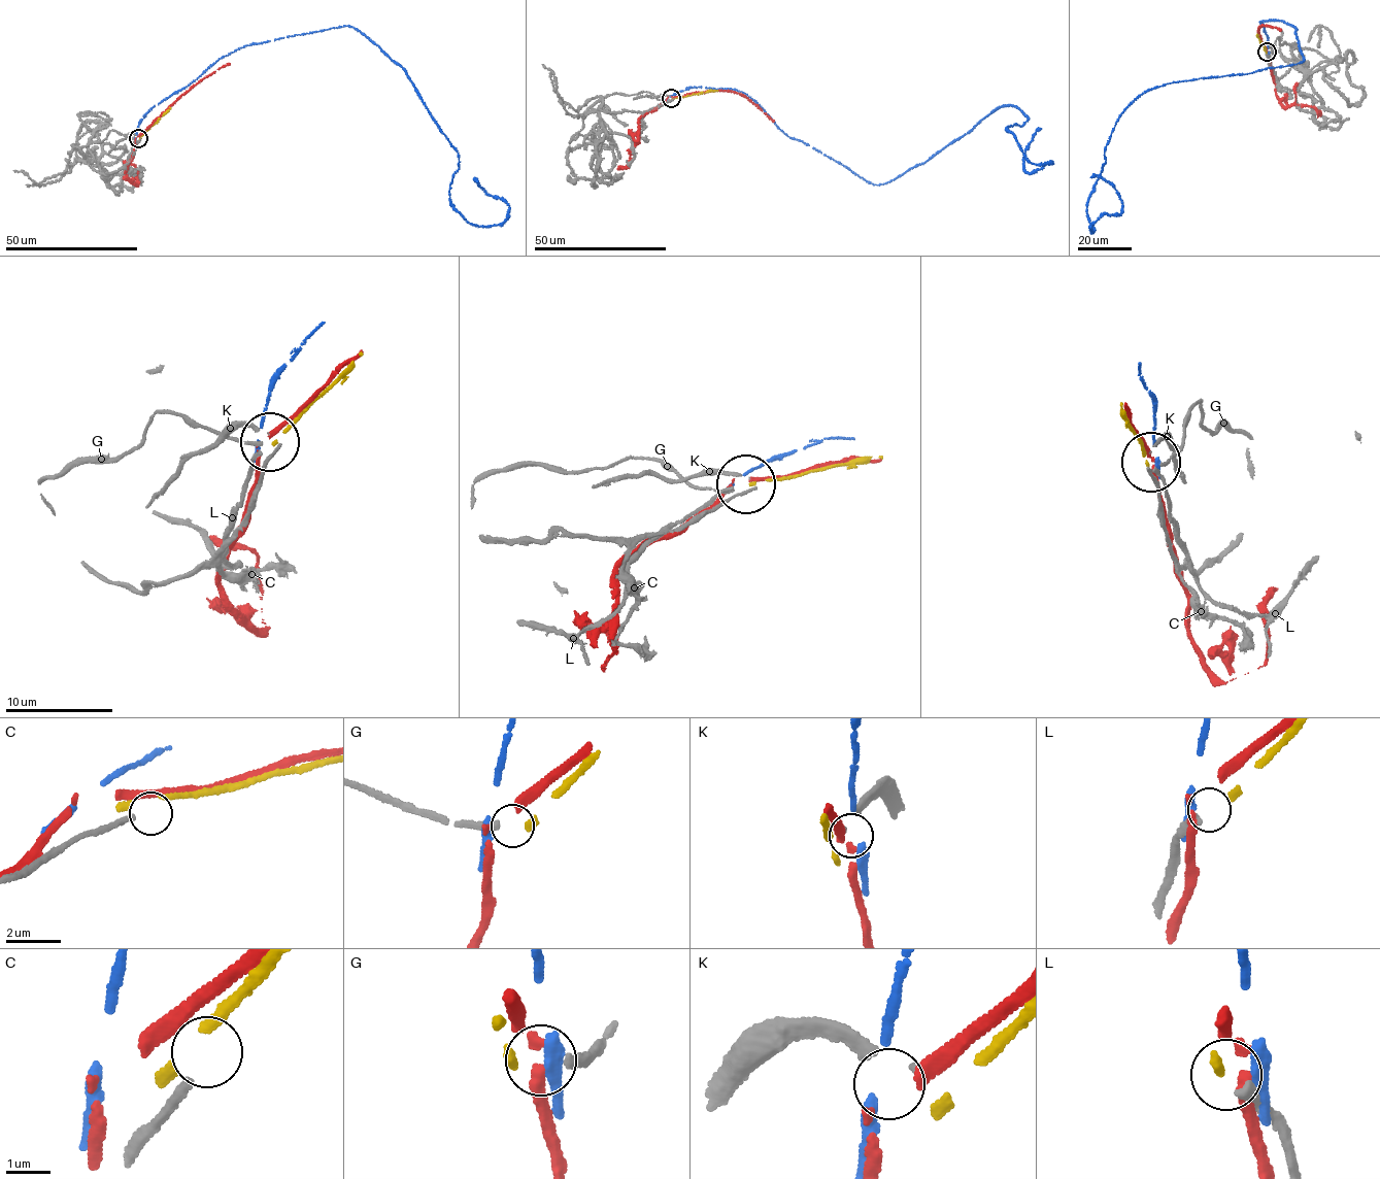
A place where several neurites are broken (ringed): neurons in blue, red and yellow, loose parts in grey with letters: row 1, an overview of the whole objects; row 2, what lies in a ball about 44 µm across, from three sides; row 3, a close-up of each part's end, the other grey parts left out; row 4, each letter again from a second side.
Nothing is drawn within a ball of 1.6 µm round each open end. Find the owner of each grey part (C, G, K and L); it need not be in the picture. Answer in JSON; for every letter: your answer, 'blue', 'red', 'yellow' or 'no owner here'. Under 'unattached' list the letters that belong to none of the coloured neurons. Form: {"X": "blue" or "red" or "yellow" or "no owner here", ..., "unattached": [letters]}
{"C": "no owner here", "G": "no owner here", "K": "red", "L": "yellow", "unattached": ["C", "G"]}

